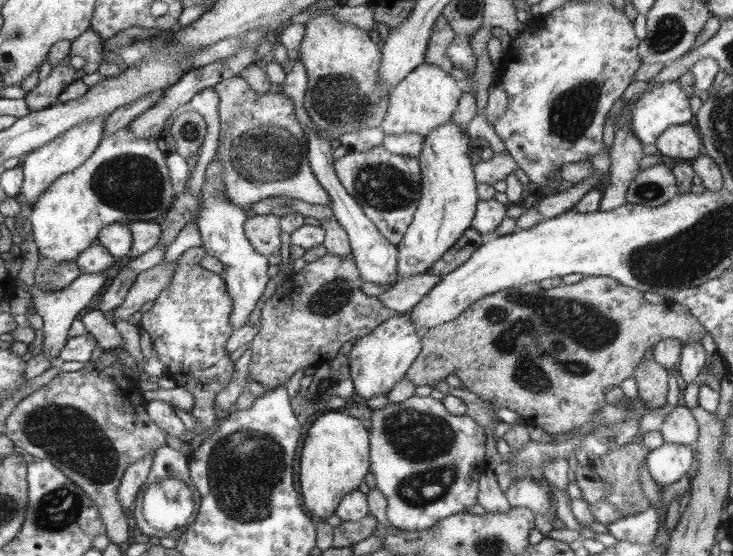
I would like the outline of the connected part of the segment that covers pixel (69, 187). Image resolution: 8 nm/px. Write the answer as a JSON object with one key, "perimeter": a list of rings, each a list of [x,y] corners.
{"perimeter":[[[127,127],[110,136],[104,135],[83,167],[56,179],[38,202],[32,204],[29,219],[39,256],[55,262],[76,261],[93,246],[90,238],[94,240],[109,224],[160,223],[174,198],[170,180],[166,154],[156,148],[155,136],[139,138]]]}

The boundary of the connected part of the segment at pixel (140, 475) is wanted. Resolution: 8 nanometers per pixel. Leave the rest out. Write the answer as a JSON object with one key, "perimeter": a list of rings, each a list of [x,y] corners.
{"perimeter":[[[155,452],[146,455],[143,459],[131,464],[122,478],[122,486],[119,487],[119,498],[123,502],[124,511],[131,511],[134,507],[136,495],[140,493],[143,484],[147,481],[153,456]]]}

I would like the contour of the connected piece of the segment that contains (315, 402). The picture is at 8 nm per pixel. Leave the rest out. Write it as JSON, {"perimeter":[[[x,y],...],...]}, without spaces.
{"perimeter":[[[348,354],[322,364],[312,377],[310,387],[300,390],[294,399],[301,424],[316,420],[318,416],[329,412],[327,403],[330,397],[342,397],[351,402],[351,397],[356,392],[350,377]]]}

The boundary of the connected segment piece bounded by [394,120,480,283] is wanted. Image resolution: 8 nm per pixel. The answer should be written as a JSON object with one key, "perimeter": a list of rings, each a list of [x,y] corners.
{"perimeter":[[[451,120],[424,137],[418,157],[422,166],[422,198],[402,242],[397,244],[399,255],[394,283],[405,276],[430,271],[435,261],[442,259],[474,222],[480,200],[476,196],[477,180],[472,174],[468,144],[468,133]]]}

